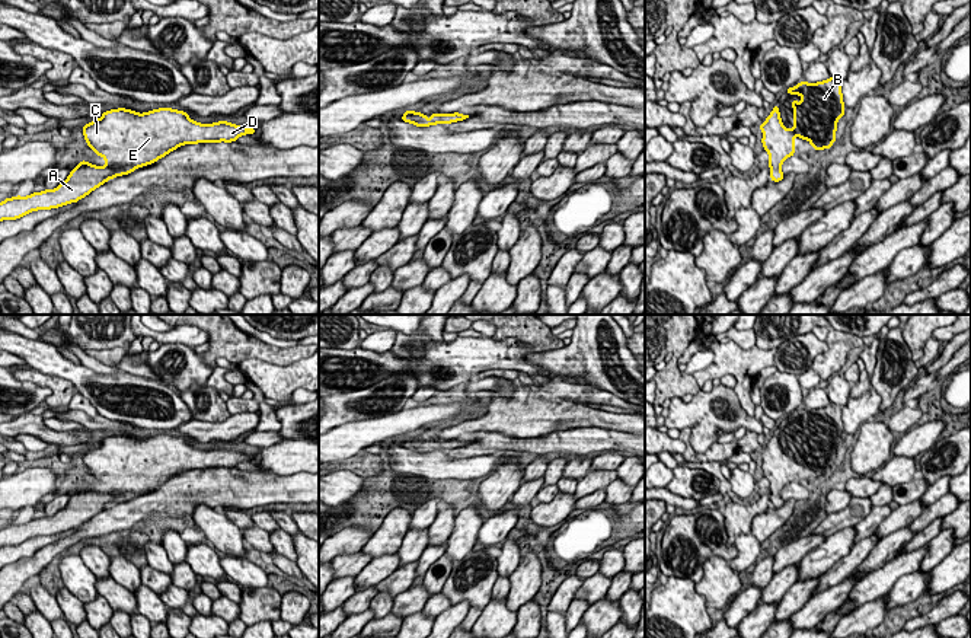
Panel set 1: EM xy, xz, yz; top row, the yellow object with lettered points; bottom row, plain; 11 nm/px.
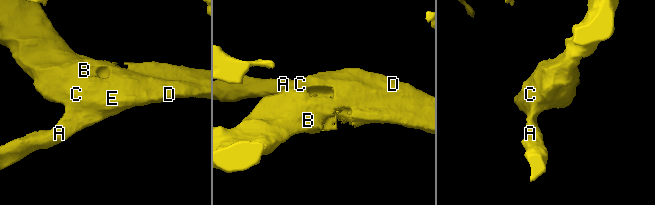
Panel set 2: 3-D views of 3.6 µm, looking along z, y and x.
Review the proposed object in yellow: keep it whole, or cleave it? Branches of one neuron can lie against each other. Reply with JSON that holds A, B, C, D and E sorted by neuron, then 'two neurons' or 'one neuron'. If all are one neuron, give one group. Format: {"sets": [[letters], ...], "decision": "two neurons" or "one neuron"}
{"sets": [["A", "B", "C", "D", "E"]], "decision": "one neuron"}

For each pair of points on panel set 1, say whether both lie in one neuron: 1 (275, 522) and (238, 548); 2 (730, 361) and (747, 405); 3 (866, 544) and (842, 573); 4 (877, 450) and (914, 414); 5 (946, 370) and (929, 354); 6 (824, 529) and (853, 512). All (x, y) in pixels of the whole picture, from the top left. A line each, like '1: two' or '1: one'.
1: two
2: one
3: one
4: one
5: two
6: one

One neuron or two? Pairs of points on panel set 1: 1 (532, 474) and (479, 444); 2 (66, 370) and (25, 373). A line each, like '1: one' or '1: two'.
1: two
2: two

